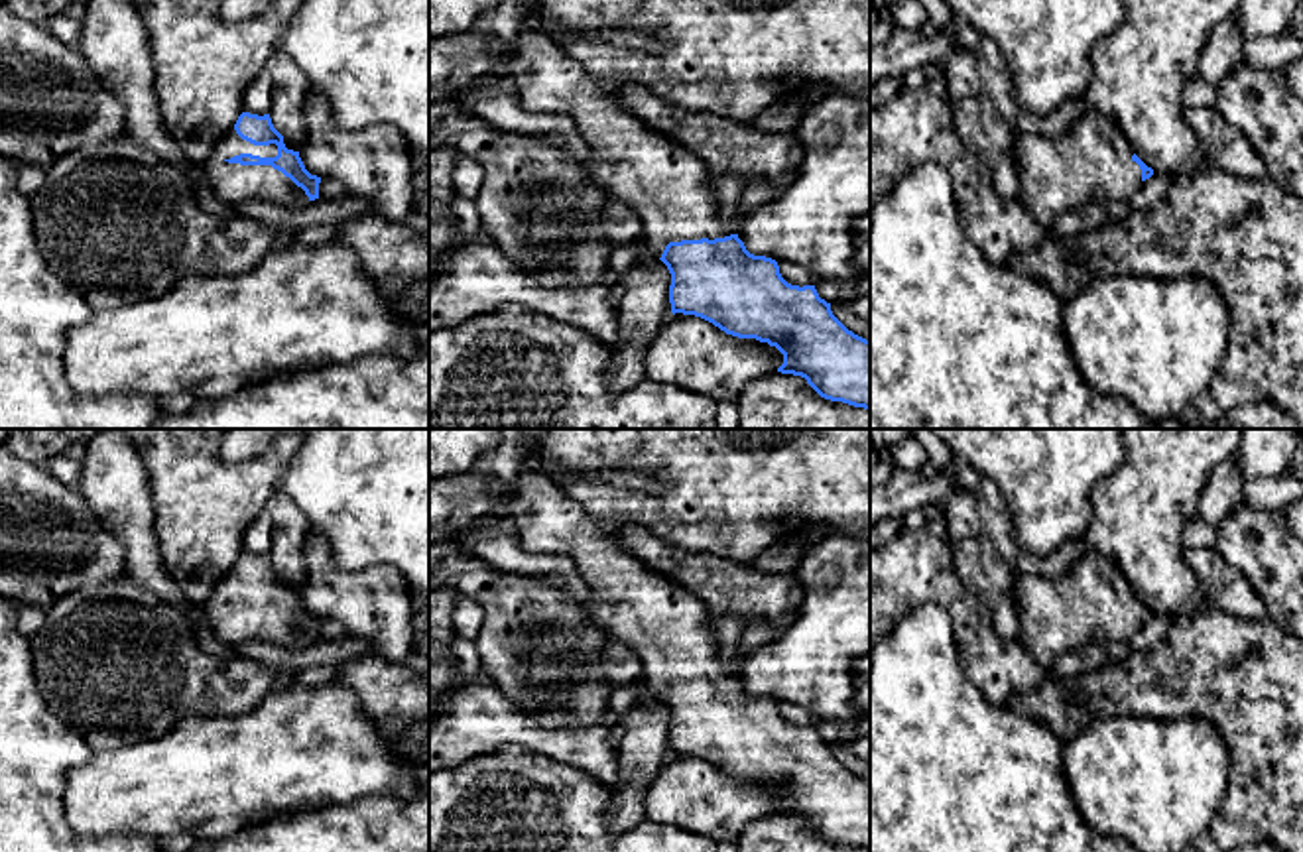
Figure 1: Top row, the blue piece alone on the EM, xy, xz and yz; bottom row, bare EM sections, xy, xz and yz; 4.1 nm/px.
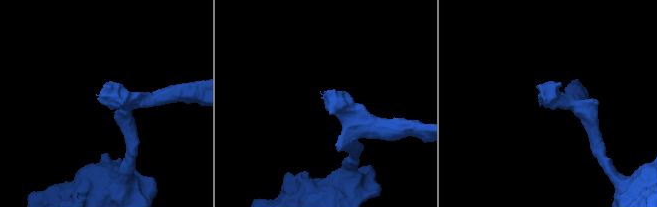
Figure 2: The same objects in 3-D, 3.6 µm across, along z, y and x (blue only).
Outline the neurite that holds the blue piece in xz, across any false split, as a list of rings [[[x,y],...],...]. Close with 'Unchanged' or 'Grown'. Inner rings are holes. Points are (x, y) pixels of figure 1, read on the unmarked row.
[[[522,470],[514,488],[516,492],[506,500],[502,512],[512,517],[522,547],[529,555],[563,555],[575,561],[575,569],[589,588],[589,604],[594,620],[614,641],[622,641],[634,649],[642,661],[646,689],[667,706],[671,714],[671,754],[695,756],[726,775],[768,783],[783,795],[783,805],[777,813],[805,819],[825,840],[870,850],[870,781],[848,771],[833,756],[831,744],[819,738],[815,726],[799,728],[787,724],[776,700],[750,695],[738,675],[722,665],[720,649],[711,630],[711,606],[701,602],[691,590],[638,561],[618,539],[624,521],[616,517],[600,521],[592,517],[547,474]]]. Grown

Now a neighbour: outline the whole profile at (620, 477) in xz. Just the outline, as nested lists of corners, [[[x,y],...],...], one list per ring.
[[[616,466],[600,468],[598,472],[590,474],[590,478],[634,490],[646,490],[650,494],[661,494],[665,490],[663,484],[652,476],[630,472],[626,468]]]

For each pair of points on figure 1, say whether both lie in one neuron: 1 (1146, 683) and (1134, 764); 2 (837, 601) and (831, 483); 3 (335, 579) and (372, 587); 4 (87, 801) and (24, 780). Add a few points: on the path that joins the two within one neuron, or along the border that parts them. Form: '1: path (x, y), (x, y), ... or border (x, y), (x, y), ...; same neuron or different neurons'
1: border (1187, 717), (1101, 717), (1097, 721); different neurons
2: border (831, 530), (849, 534); different neurons
3: path (345, 587), (363, 587); same neuron
4: border (91, 754), (65, 780), (63, 815), (71, 831); different neurons

